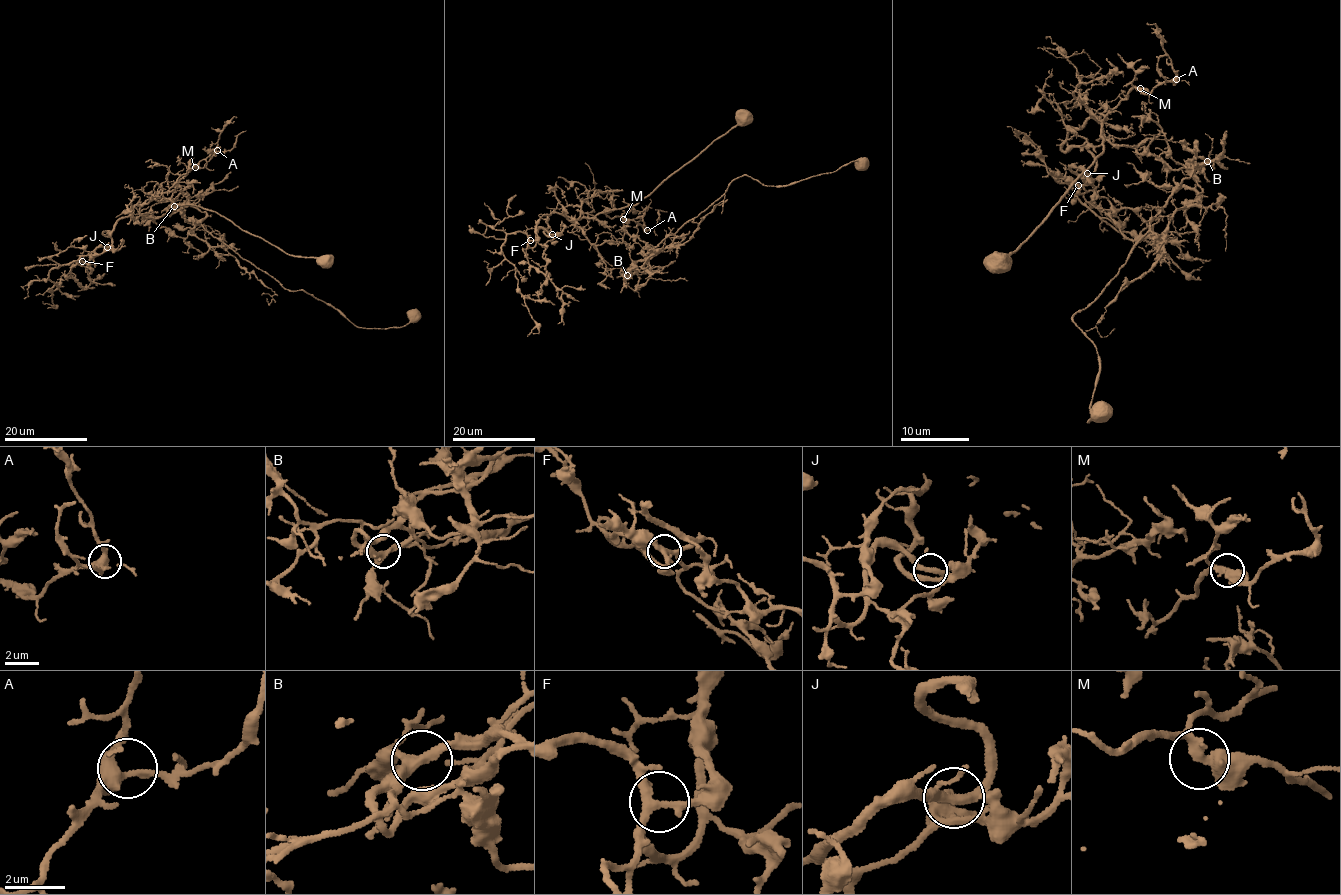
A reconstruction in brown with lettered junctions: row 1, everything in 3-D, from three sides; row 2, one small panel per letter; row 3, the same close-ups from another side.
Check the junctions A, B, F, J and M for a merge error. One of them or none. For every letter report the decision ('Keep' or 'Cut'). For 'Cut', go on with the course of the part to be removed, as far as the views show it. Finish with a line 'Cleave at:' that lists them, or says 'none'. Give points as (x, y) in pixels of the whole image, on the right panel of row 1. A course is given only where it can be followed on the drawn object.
A: Keep
B: Cut. Course of the part to remove: (1207, 161), (1195, 158), (1189, 177), (1128, 259), (1073, 316), (1100, 359), (1088, 422), (1108, 406)
F: Keep
J: Keep
M: Keep
Cleave at: B

